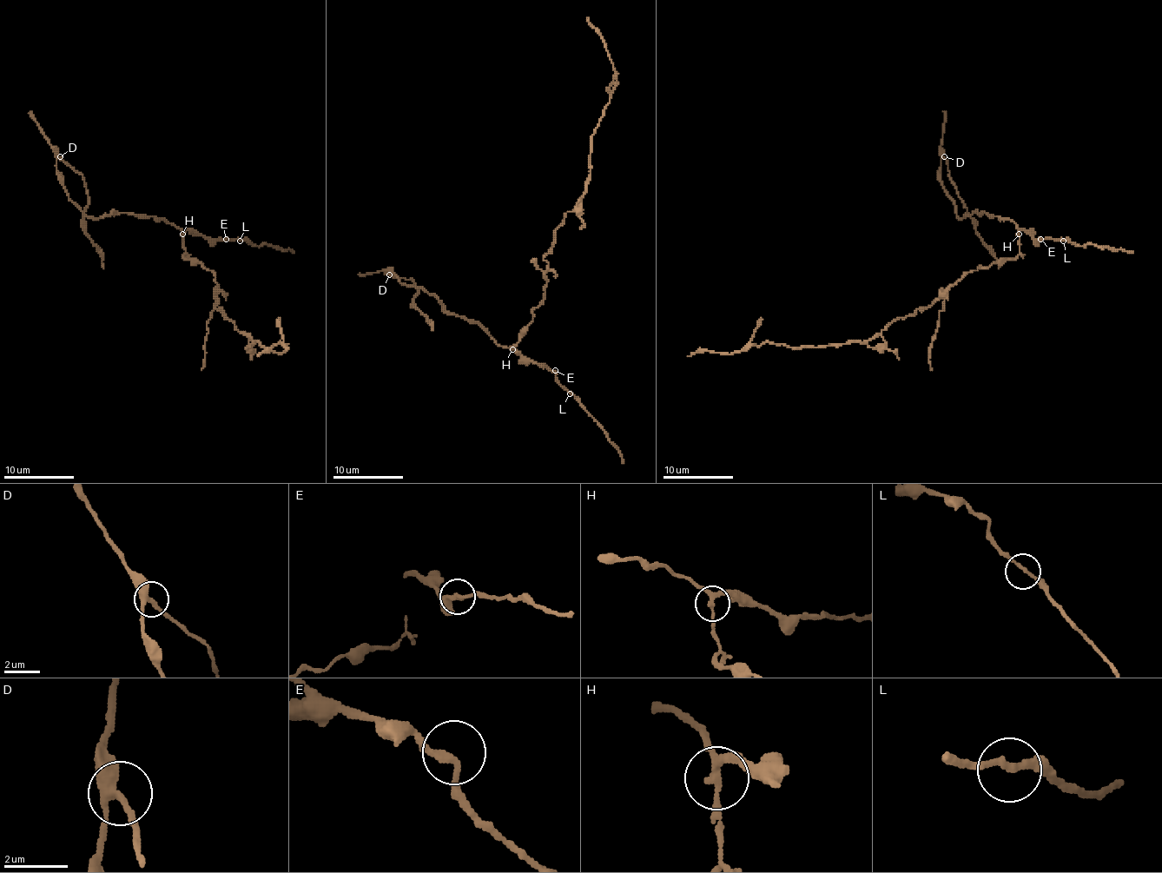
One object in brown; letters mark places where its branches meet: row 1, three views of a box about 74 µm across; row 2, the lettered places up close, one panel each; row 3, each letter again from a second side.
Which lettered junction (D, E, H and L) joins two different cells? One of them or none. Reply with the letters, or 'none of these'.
H

